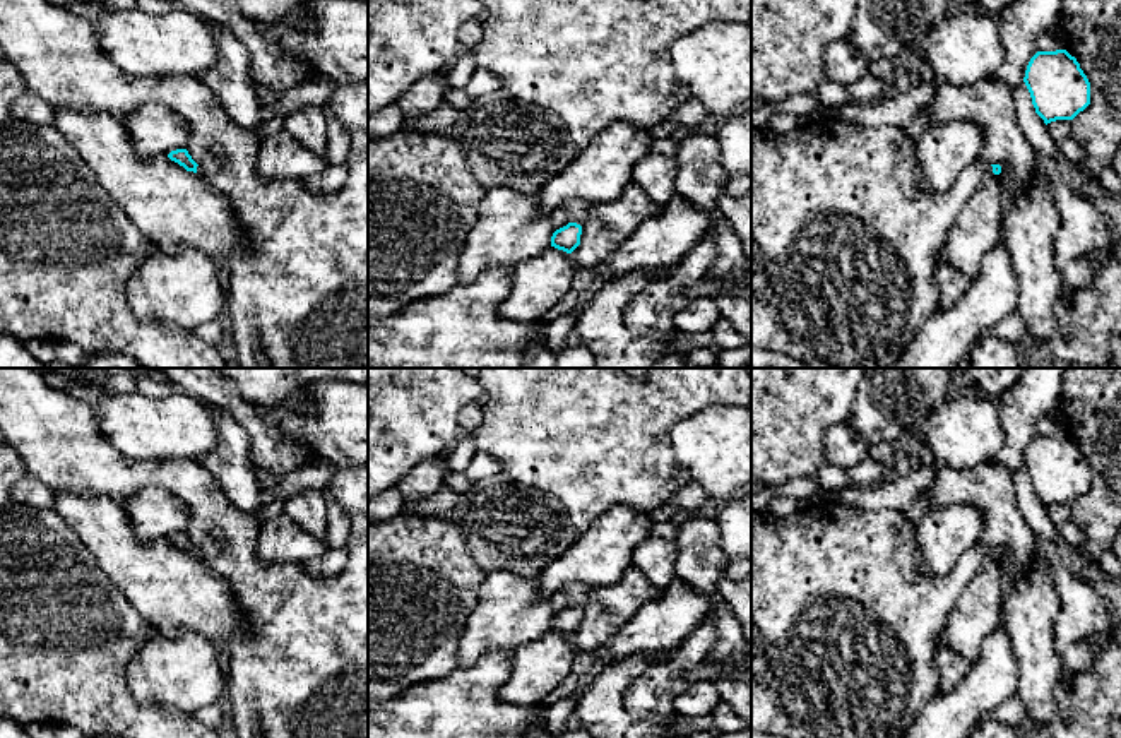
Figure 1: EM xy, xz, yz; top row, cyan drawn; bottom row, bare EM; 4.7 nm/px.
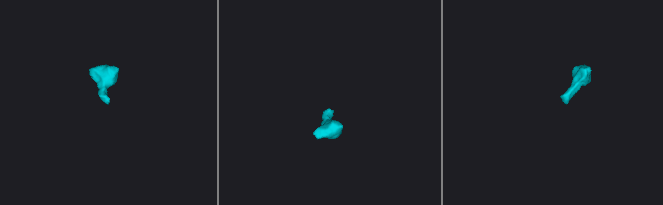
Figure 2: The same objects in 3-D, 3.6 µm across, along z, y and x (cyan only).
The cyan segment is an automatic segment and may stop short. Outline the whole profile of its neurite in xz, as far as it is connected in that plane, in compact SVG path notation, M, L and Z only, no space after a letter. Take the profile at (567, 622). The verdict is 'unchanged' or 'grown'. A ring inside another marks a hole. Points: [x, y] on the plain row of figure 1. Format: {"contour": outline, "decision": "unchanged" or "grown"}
{"contour": "M573 582L566 587L570 606L556 613L551 620L551 630L572 637L580 628L582 608L585 606L590 587L582 582Z", "decision": "grown"}

